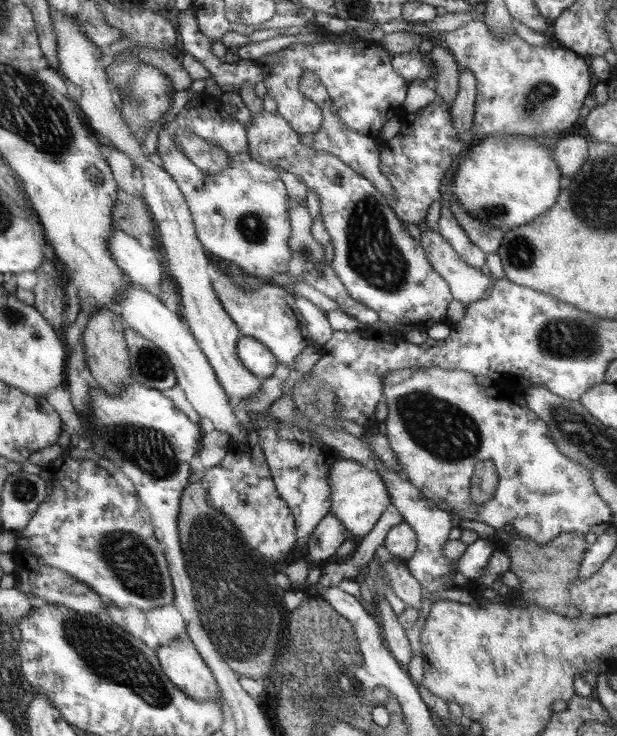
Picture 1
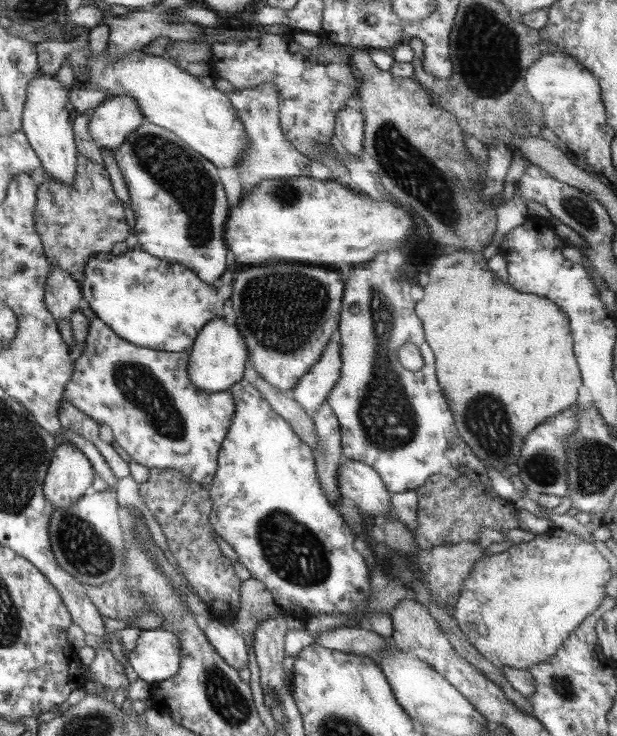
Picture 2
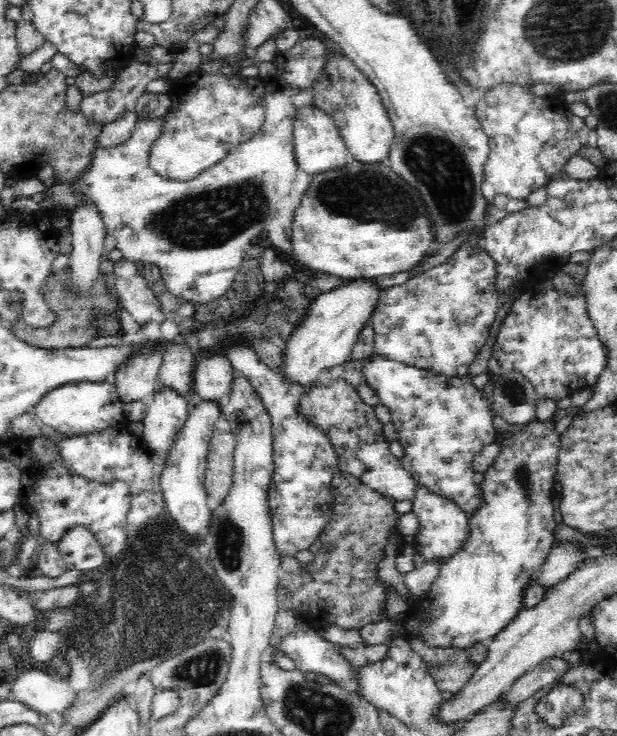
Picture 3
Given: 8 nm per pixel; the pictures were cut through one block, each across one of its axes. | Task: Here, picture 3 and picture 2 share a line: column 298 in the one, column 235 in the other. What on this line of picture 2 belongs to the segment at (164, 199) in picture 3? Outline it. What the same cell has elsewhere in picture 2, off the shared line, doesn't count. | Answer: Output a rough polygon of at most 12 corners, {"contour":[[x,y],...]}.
{"contour":[[218,78],[249,136],[243,193],[274,178],[311,177],[281,126],[274,83],[238,89]]}

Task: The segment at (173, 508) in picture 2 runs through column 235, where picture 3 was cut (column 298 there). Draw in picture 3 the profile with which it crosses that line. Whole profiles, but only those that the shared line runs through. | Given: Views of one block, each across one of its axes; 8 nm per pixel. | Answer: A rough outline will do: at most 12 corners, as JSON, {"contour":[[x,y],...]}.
{"contour":[[348,473],[332,479],[314,560],[279,580],[308,628],[384,619],[376,580],[401,514]]}

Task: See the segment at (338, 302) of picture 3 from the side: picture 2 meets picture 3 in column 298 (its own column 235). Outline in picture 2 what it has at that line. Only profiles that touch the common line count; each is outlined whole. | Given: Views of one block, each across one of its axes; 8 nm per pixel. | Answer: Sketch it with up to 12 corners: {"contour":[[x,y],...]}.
{"contour":[[213,318],[193,342],[198,390],[230,391],[249,349],[238,327]]}

